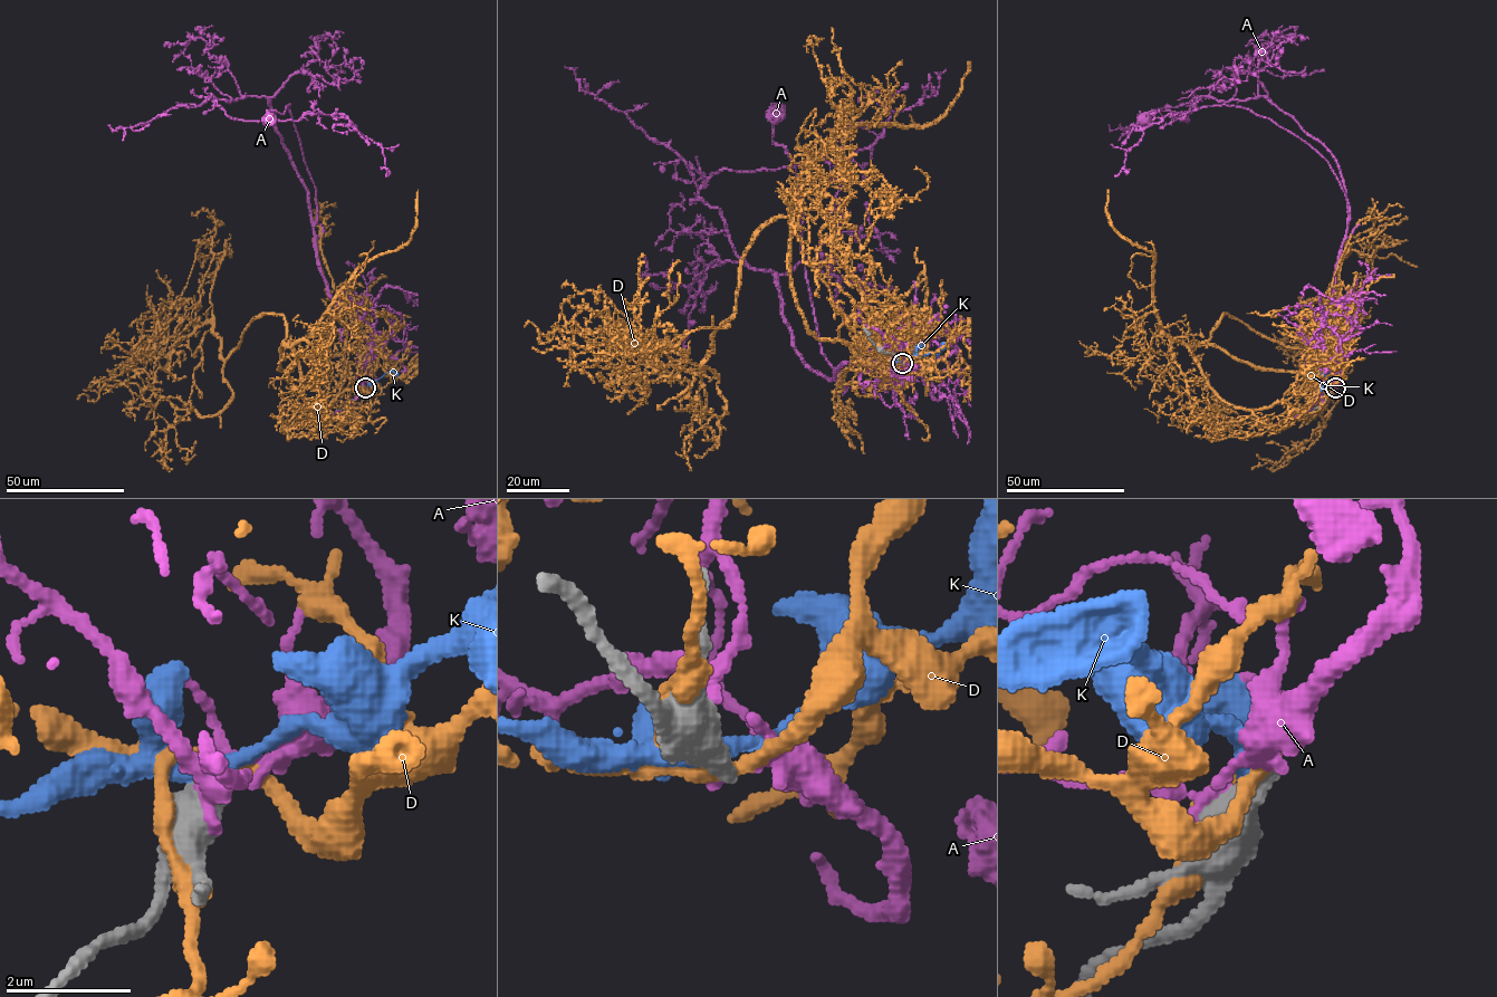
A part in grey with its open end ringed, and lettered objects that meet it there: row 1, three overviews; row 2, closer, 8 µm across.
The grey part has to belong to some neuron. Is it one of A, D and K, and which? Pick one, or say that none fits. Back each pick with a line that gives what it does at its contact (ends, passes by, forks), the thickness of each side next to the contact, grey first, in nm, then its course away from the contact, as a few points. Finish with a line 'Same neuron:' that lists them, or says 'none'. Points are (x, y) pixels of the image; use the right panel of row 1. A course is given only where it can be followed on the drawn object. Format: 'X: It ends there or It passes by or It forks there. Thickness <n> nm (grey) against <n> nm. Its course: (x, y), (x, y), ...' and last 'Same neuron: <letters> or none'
Same neuron: none

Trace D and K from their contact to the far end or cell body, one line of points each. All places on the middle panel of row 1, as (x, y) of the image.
D: (902, 363), (865, 364), (806, 326), (795, 197), (744, 255), (727, 326), (607, 354), (526, 325)
K: (901, 362), (937, 353), (944, 343)

